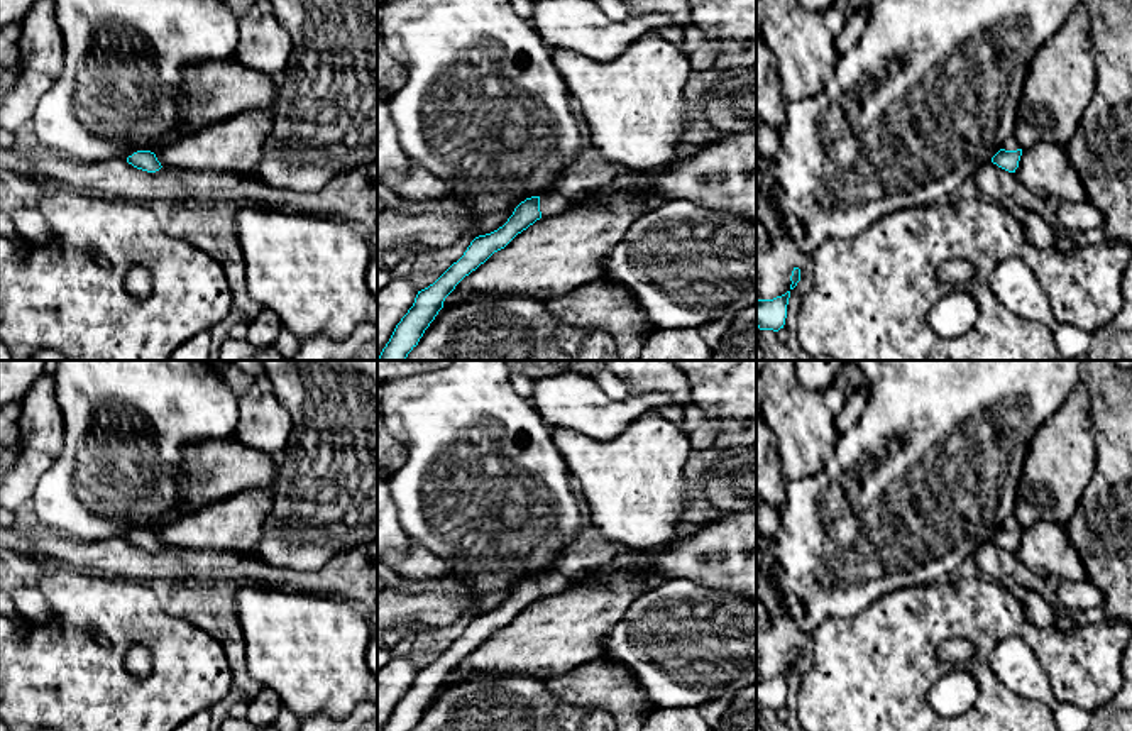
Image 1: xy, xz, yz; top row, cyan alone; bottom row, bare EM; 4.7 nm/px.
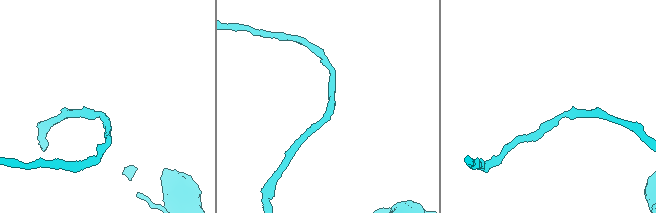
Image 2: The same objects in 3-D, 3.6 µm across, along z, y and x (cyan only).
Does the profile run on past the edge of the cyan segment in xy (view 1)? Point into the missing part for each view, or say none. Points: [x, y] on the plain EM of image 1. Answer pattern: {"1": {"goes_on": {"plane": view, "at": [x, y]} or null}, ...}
{"1": {"goes_on": null}}

